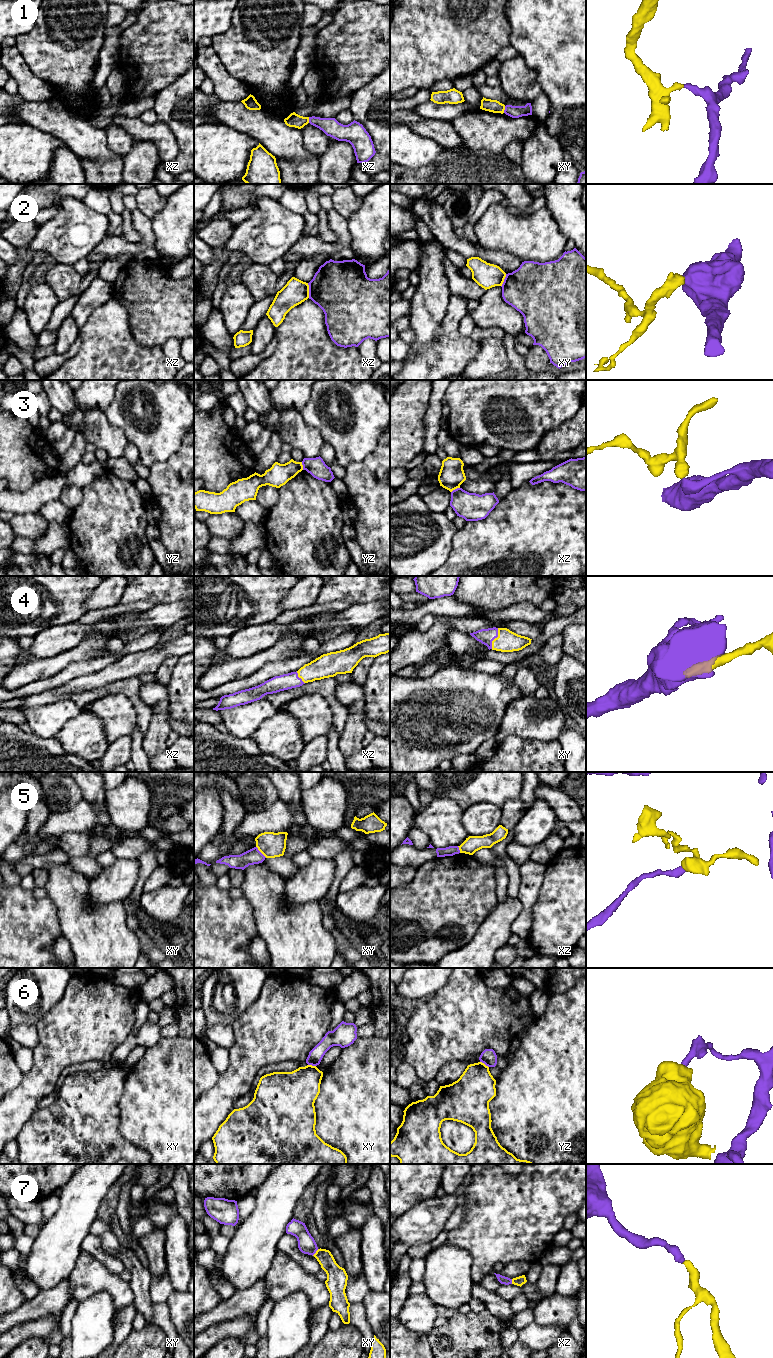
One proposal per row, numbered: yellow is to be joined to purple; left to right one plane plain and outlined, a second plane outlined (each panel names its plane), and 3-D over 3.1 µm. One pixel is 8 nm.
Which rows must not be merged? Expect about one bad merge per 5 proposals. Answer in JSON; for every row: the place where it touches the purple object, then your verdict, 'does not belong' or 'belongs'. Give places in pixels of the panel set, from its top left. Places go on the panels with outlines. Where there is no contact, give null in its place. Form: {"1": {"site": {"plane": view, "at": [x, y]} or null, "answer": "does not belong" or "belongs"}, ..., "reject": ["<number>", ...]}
{"1": {"site": {"plane": "xy", "at": [505, 109]}, "answer": "does not belong"}, "2": {"site": {"plane": "xz", "at": [309, 290]}, "answer": "does not belong"}, "3": {"site": {"plane": "xz", "at": [455, 489]}, "answer": "does not belong"}, "4": {"site": {"plane": "xy", "at": [495, 637]}, "answer": "belongs"}, "5": {"site": {"plane": "xy", "at": [260, 852]}, "answer": "does not belong"}, "6": {"site": {"plane": "yz", "at": [484, 1063]}, "answer": "does not belong"}, "7": {"site": {"plane": "xy", "at": [315, 1252]}, "answer": "belongs"}, "reject": ["1", "2", "3", "5", "6"]}

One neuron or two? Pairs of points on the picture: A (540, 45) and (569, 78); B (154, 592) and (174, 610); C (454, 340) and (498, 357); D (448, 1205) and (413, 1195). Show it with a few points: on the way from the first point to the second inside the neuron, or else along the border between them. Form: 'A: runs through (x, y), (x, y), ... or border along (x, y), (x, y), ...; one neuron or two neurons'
A: runs through (548, 53), (565, 70); one neuron
B: border along (183, 600), (158, 603), (156, 605); two neurons
C: border along (479, 342), (479, 351), (464, 368); two neurons
D: border along (434, 1195), (414, 1204), (406, 1211); two neurons

